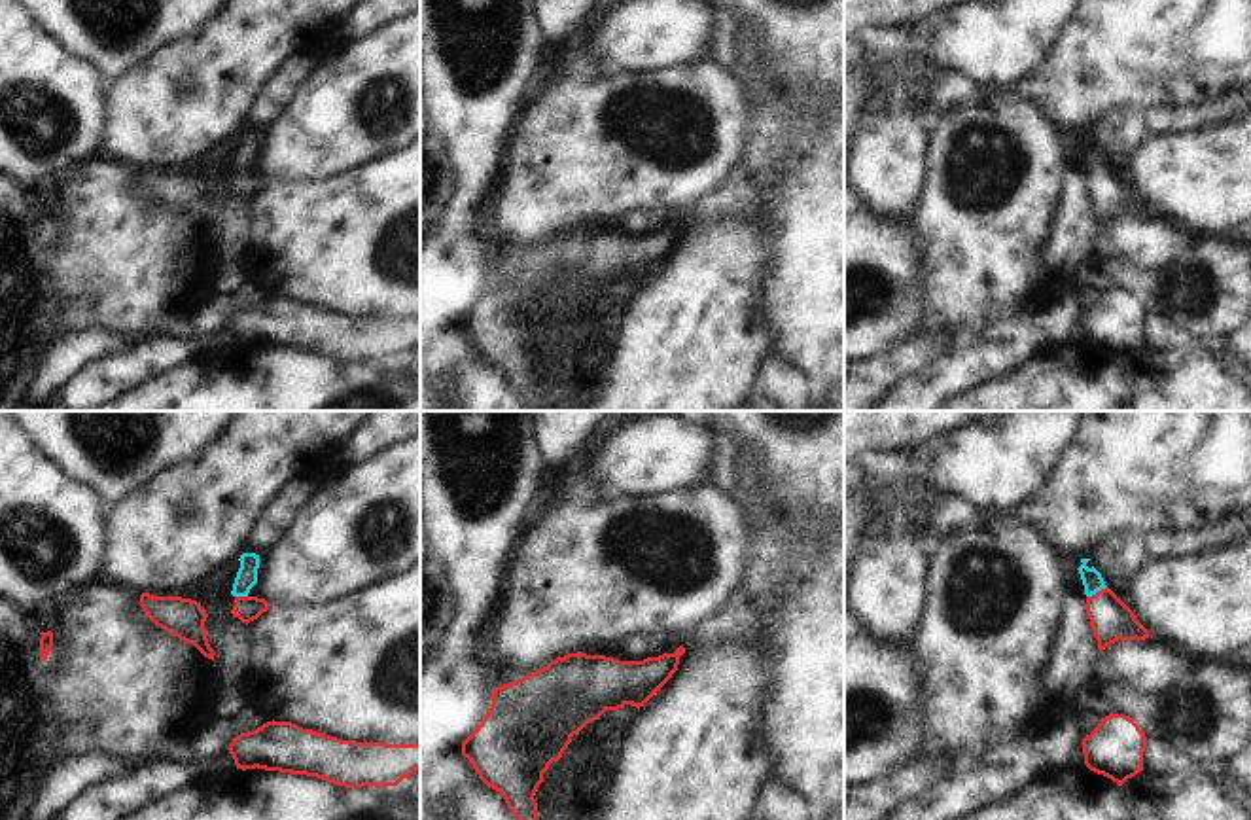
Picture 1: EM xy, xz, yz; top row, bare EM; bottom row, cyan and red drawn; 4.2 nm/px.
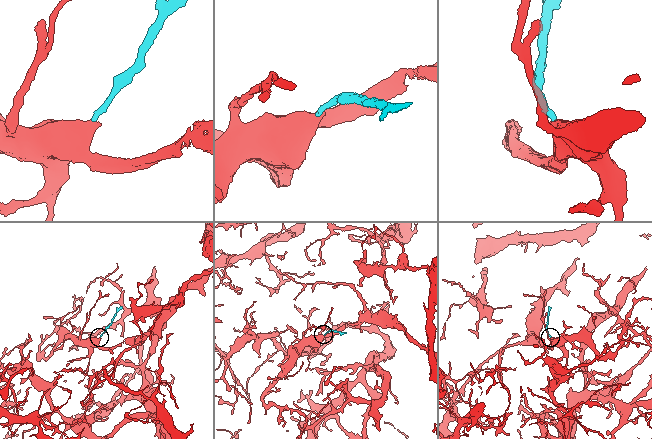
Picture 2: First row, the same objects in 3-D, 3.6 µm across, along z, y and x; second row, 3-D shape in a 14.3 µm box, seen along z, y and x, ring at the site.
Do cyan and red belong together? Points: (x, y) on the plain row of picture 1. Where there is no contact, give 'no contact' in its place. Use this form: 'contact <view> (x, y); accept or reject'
contact yz (1096, 167); accept

